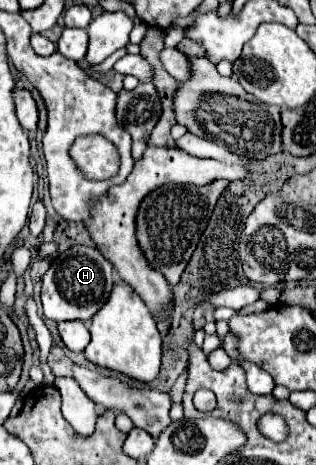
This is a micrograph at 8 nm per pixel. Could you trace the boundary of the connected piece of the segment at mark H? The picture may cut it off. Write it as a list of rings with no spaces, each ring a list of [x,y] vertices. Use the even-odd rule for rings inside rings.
[[[73,244],[65,252],[61,252],[57,258],[53,258],[49,270],[43,276],[41,286],[41,300],[43,300],[43,314],[45,318],[53,322],[65,322],[65,320],[91,320],[101,306],[109,300],[109,294],[113,290],[113,264],[93,246]]]

